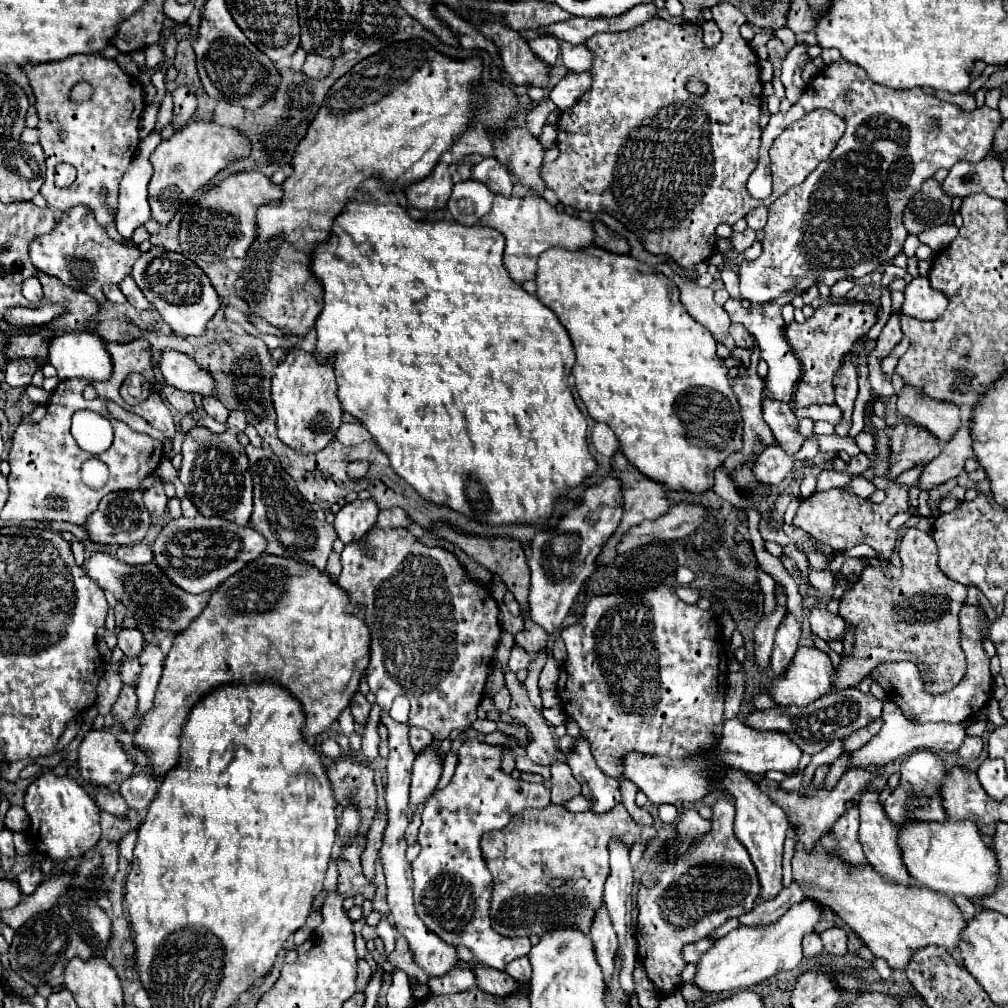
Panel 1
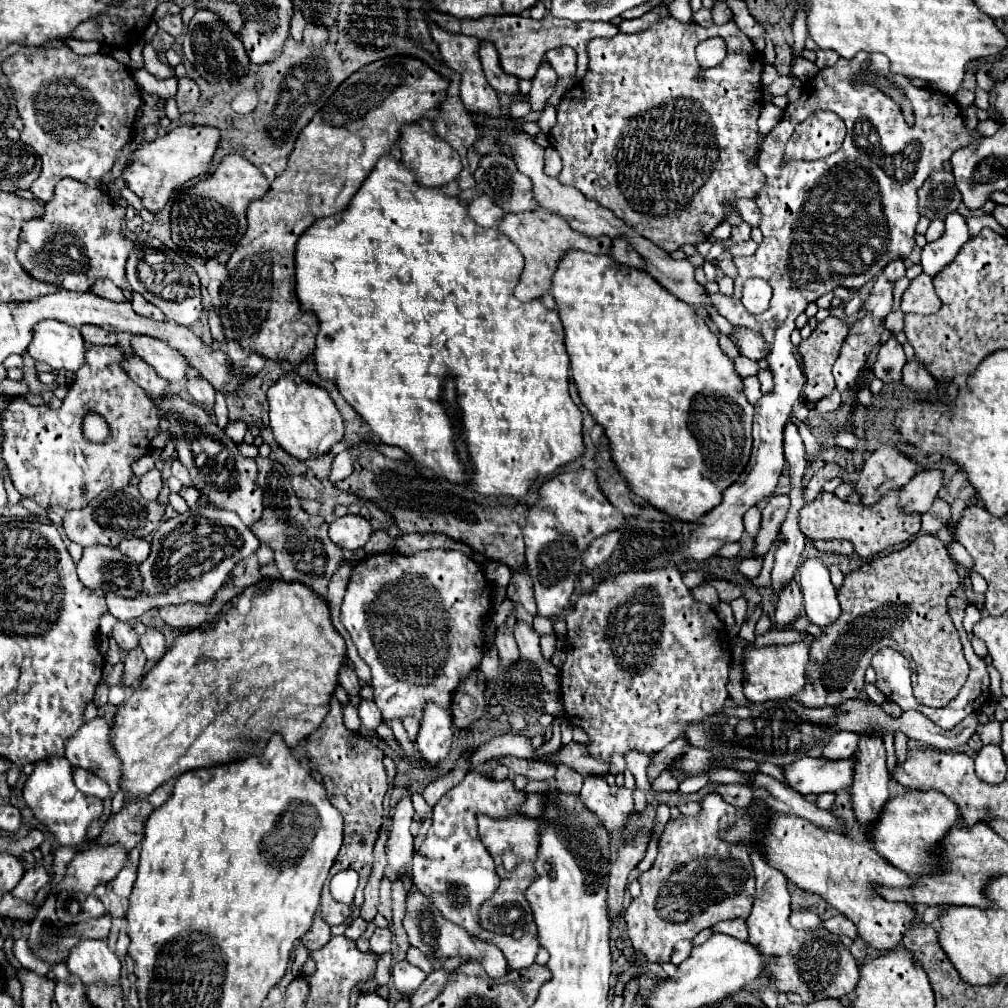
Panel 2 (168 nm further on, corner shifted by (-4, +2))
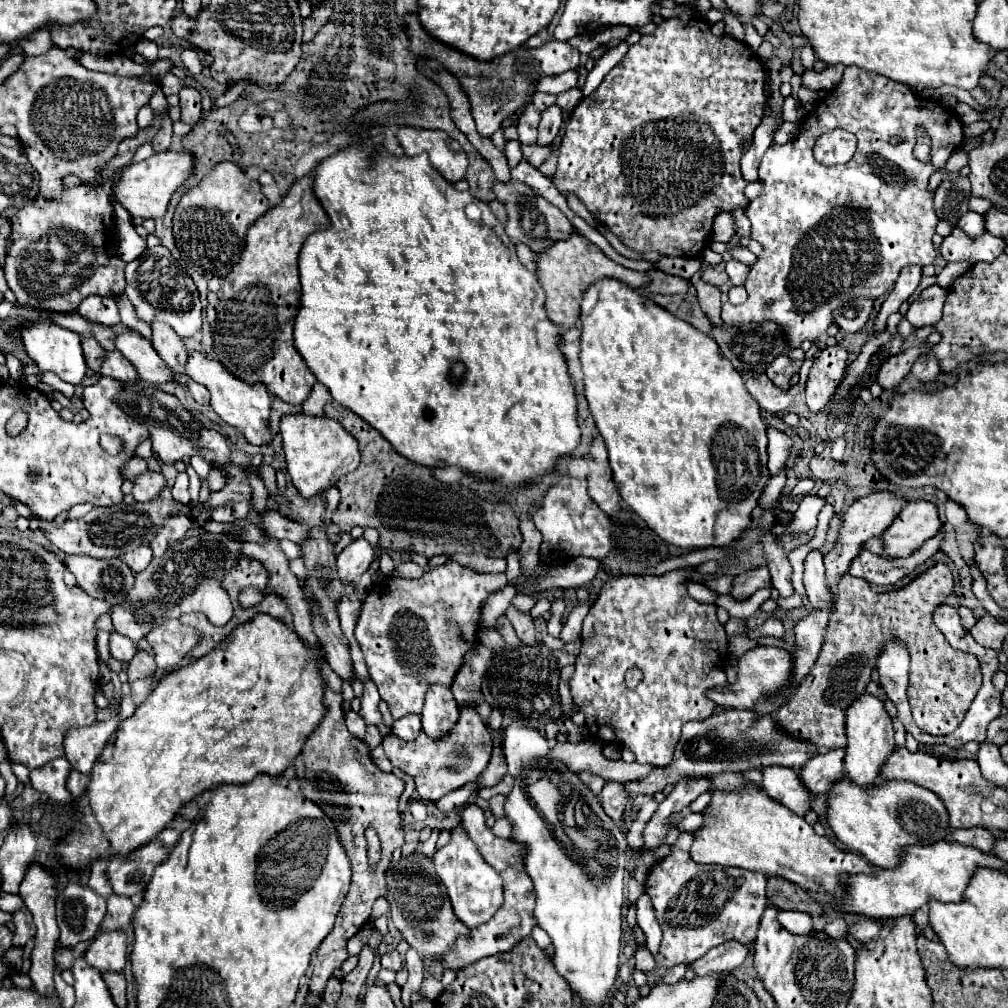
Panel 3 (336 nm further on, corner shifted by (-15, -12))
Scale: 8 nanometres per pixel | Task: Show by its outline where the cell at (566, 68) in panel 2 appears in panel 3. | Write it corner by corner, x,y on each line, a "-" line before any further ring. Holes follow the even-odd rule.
566,71
566,73
560,73
560,75
542,77
536,85
536,91
558,95
558,93
564,93
564,91
576,87
576,85
578,85
578,73
576,71

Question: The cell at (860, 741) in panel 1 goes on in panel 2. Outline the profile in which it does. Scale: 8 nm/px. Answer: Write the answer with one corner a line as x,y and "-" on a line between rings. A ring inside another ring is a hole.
841,731
841,733
837,733
837,737
833,737
833,741
829,741
823,757
825,759
845,759
857,751
859,739
861,739
859,733

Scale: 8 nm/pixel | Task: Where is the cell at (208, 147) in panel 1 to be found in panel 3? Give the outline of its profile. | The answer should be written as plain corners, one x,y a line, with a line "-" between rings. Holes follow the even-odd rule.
166,151
154,153
150,159
132,163
122,169
118,181
112,185
112,195
116,203
120,203
132,217
156,219
166,213
170,195
186,181
194,165
194,157
188,151

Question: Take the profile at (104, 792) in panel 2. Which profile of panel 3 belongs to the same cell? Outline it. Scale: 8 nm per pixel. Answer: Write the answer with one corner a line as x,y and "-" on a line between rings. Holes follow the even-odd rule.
72,769
70,775
68,775
68,779
66,779
66,787
68,787
70,795
78,799
78,795
82,795
86,791
86,787
88,787
88,775
78,773
78,771

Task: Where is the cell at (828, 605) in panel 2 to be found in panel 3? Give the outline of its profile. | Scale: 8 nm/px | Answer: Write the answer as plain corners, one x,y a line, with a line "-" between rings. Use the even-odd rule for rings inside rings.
812,549
804,559
804,589
812,607
828,607
832,595
824,587
824,563
822,553

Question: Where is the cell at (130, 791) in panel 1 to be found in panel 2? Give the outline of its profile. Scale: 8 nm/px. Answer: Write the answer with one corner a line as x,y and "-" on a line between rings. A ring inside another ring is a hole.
167,781
167,783
163,783
161,787
157,787
157,789
147,797
147,801
149,801
153,807
159,807
159,805
165,803
165,799
167,799
169,793
171,793
171,789
173,789
173,781

